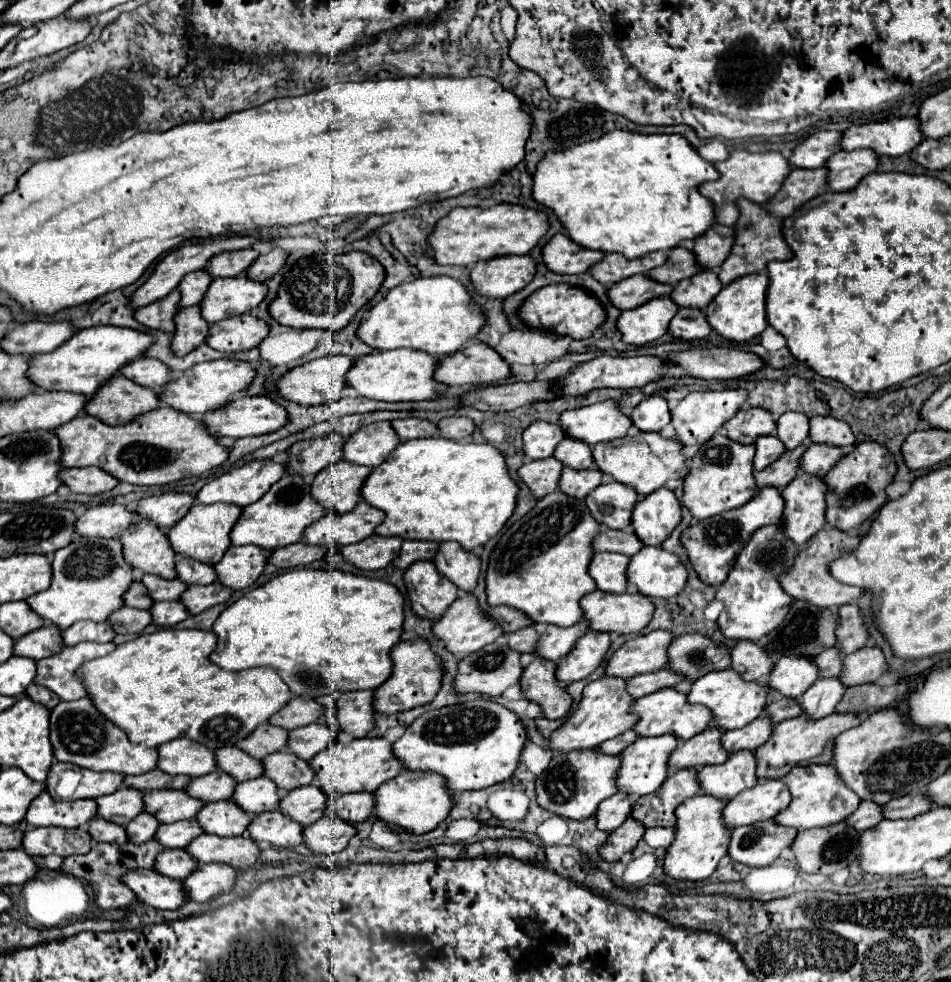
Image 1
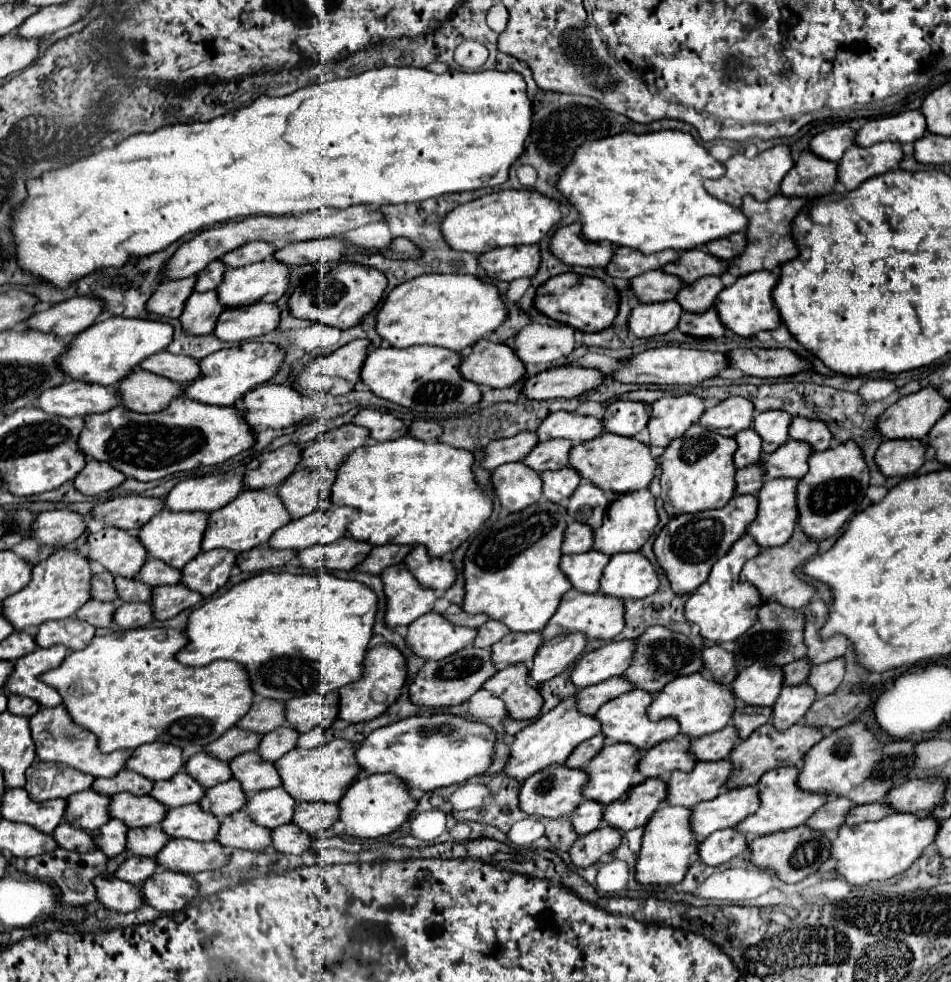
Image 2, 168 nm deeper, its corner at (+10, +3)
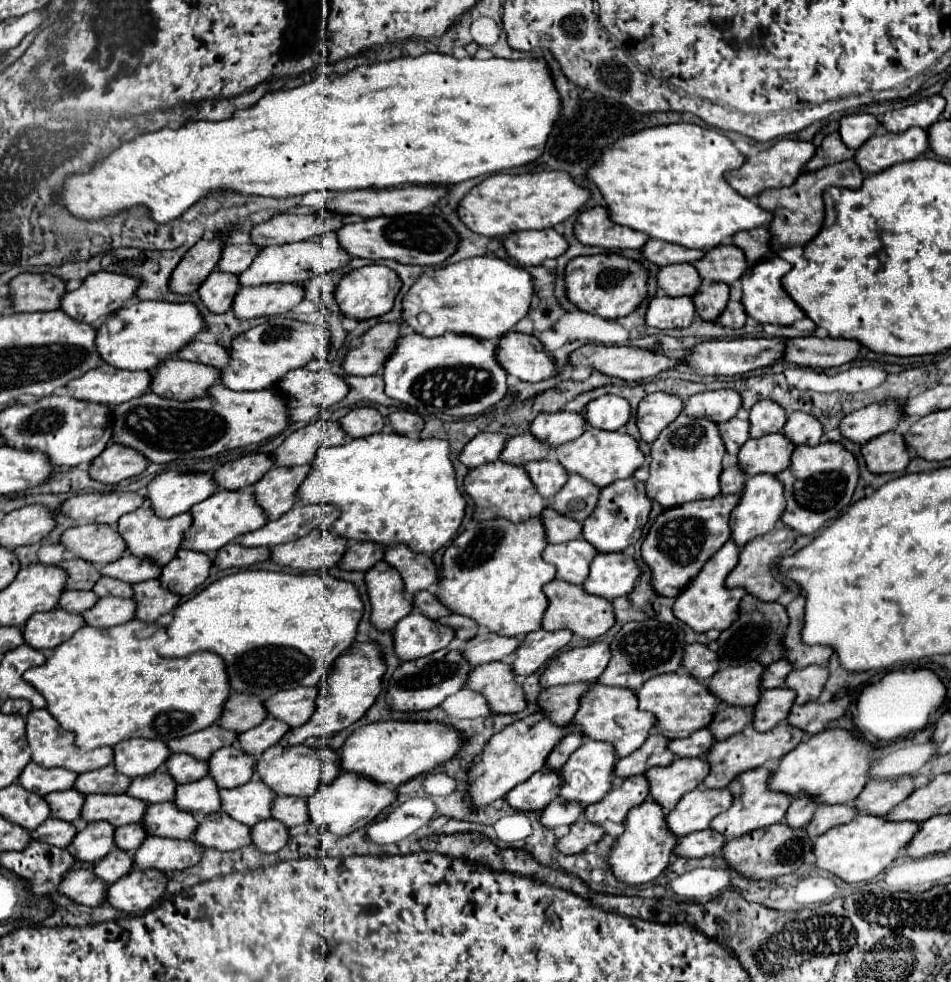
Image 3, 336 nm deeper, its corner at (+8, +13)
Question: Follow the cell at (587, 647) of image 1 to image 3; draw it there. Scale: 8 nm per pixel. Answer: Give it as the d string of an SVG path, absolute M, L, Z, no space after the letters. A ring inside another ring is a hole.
M534 631L524 637L520 647L516 649L516 661L512 669L516 675L532 675L536 673L546 661L554 657L562 647L566 647L572 639L572 631Z

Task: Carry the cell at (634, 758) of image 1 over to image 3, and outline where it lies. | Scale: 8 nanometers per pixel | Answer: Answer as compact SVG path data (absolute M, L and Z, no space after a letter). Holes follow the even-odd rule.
M586 739L586 743L582 743L582 747L578 751L574 751L574 755L570 755L568 763L562 767L564 785L562 785L560 797L570 799L570 801L578 801L584 805L598 803L612 789L616 763L618 763L618 755L610 743Z

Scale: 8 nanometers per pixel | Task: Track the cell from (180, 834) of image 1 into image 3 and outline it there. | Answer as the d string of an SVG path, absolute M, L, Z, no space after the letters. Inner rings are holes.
M124 825L116 829L116 847L124 849L128 853L134 853L146 839L146 831L142 831L142 825Z

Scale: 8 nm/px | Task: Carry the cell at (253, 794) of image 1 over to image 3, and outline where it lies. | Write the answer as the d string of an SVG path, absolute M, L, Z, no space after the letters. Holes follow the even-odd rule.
M208 775L208 777L200 779L200 781L180 785L178 791L176 791L174 803L182 811L190 811L194 815L210 815L214 811L220 811L220 807L222 807L220 787Z

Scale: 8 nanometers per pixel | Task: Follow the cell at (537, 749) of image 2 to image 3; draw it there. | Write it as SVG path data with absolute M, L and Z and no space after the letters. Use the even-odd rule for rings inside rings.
M538 711L534 715L528 715L524 719L518 719L518 721L510 723L508 727L504 727L500 733L496 733L488 741L488 745L486 745L486 749L482 753L482 761L474 763L472 769L470 769L468 791L470 791L472 803L474 805L492 803L492 801L504 797L518 783L532 777L538 769L542 769L546 765L548 755L562 741L562 737L572 733L574 729L576 729L574 723L558 727L542 711Z

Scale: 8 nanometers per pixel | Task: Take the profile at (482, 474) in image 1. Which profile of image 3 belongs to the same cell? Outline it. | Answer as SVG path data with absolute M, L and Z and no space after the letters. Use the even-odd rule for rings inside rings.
M374 433L338 447L320 449L310 475L298 491L298 497L304 503L338 505L340 517L330 531L344 539L384 545L406 543L410 549L426 555L448 545L466 515L466 499L458 489L456 471L450 461L450 443L446 439L410 439L400 433Z

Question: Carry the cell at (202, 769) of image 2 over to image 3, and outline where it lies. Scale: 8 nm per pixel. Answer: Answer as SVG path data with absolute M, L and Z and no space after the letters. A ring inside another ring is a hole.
M174 753L168 759L168 773L176 779L176 783L192 783L208 775L208 763L202 759L192 759L188 753Z

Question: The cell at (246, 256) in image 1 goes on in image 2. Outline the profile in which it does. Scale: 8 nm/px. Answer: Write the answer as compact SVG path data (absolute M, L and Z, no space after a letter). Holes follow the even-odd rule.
M254 241L254 243L242 245L240 249L234 249L232 253L226 253L222 257L222 261L228 267L242 267L242 265L250 265L250 263L258 263L258 261L270 259L272 253L276 253L274 245L268 245L266 241Z

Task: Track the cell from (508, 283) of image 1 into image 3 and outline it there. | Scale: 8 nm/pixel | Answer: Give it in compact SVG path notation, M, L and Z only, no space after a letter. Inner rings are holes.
M554 229L512 233L504 239L504 249L510 259L522 267L540 265L544 259L554 259L566 251L566 241Z

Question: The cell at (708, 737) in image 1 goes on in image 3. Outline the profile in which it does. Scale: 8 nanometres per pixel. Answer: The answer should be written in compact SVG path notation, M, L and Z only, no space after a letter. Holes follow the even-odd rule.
M652 733L638 751L618 761L618 769L614 769L616 775L632 777L632 775L642 775L644 771L656 765L670 765L676 757L670 751L668 743L670 739L666 739L662 733Z

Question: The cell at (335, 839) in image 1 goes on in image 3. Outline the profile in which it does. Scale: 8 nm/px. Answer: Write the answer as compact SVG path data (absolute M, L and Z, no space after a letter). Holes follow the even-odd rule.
M266 819L252 827L252 841L260 851L276 853L290 841L290 829L278 819Z

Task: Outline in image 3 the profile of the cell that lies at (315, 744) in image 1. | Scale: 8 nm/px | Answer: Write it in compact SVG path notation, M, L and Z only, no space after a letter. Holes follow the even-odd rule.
M266 717L258 727L240 733L238 745L240 745L246 753L250 753L250 755L254 755L254 757L260 757L260 755L266 751L266 747L278 745L280 739L282 739L282 735L284 735L288 729L290 729L290 727L288 727L286 723L282 723L282 721L274 719L274 717Z

